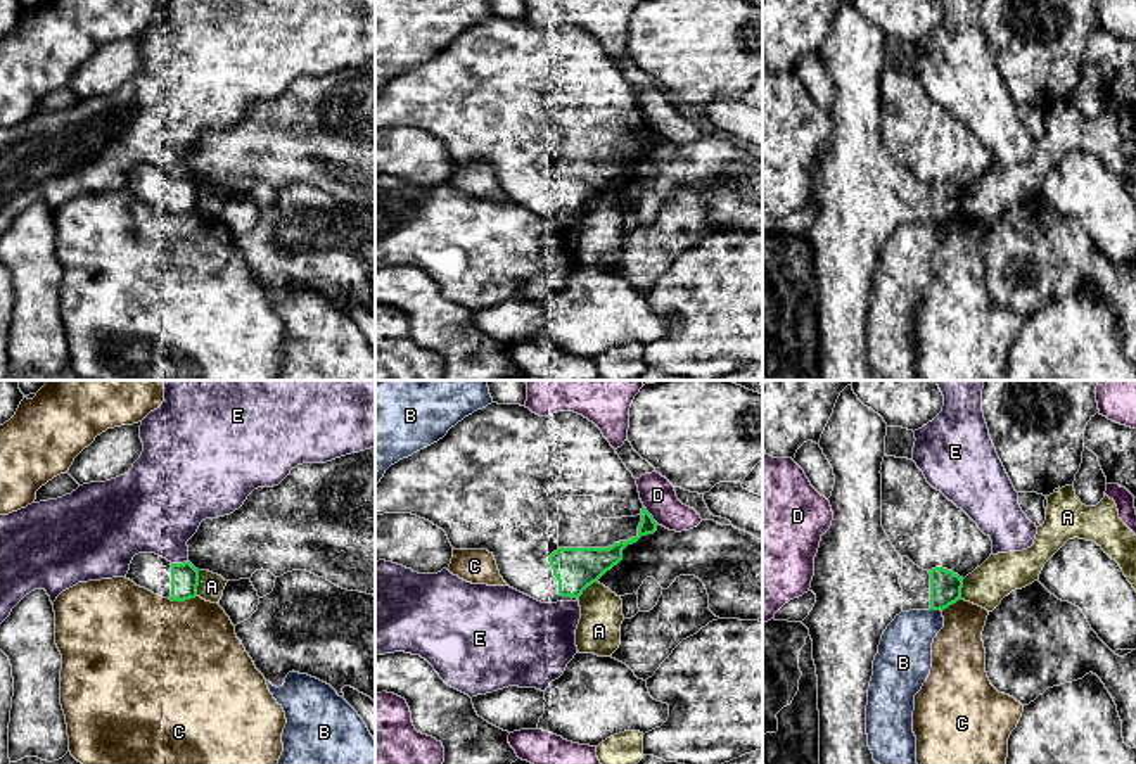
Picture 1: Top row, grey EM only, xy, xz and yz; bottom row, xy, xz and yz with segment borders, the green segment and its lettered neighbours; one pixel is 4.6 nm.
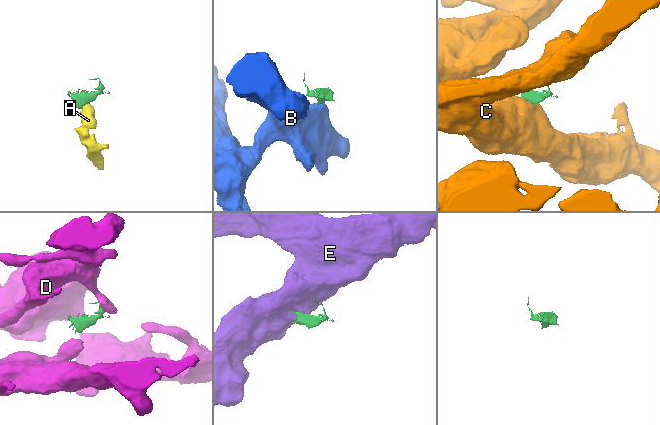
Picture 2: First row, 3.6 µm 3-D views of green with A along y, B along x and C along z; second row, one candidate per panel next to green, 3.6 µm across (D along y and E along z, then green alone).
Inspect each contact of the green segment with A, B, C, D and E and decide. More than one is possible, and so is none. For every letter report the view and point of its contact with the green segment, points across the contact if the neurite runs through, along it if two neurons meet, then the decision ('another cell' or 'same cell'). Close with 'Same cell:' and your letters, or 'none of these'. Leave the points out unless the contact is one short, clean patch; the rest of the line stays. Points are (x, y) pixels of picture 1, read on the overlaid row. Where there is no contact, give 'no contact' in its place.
A: contact xy (197, 583); another cell
B: contact yz (934, 609); border yz (929, 609), (939, 611); another cell
C: contact xy (182, 600); another cell
D: contact xz (650, 515); border xz (644, 505), (659, 524); another cell
E: contact xy (178, 564); another cell
Same cell: none of these

